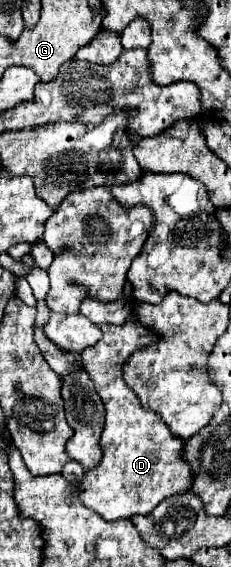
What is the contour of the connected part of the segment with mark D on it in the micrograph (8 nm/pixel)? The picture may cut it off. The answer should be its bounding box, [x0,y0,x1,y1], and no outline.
[77,319,193,521]

